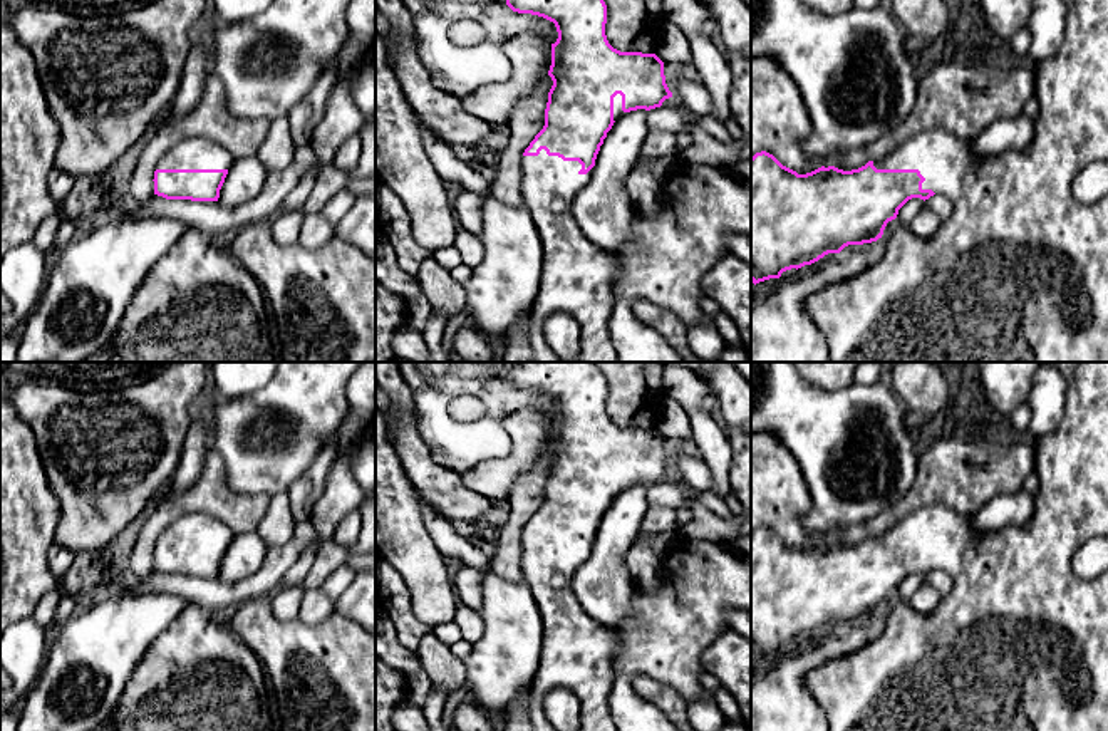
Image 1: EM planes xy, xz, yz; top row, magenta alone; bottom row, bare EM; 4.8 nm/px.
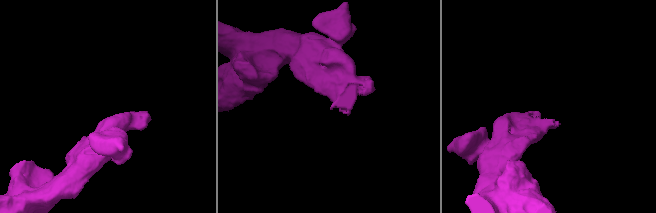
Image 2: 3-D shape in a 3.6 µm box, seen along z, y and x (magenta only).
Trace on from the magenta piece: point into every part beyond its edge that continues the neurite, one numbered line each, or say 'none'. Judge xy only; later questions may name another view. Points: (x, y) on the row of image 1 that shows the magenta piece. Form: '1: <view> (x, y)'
1: xy (195, 153)

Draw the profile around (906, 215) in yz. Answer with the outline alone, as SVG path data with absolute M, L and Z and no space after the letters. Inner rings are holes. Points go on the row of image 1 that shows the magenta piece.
M912 198L909 200L900 210L898 210L898 215L897 215L897 221L902 225L902 226L909 226L914 218L920 213L920 210L925 206L925 201L920 200L920 198Z

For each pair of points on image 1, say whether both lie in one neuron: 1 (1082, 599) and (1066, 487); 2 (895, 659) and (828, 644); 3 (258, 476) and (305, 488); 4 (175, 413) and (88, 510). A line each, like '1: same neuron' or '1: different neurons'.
1: same neuron
2: different neurons
3: different neurons
4: same neuron

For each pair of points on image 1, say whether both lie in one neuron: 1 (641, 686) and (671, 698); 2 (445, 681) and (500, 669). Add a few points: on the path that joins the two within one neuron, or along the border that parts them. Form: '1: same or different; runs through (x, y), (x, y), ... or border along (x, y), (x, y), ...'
1: same; runs through (647, 689), (664, 698)
2: different; border along (463, 661), (466, 679)

